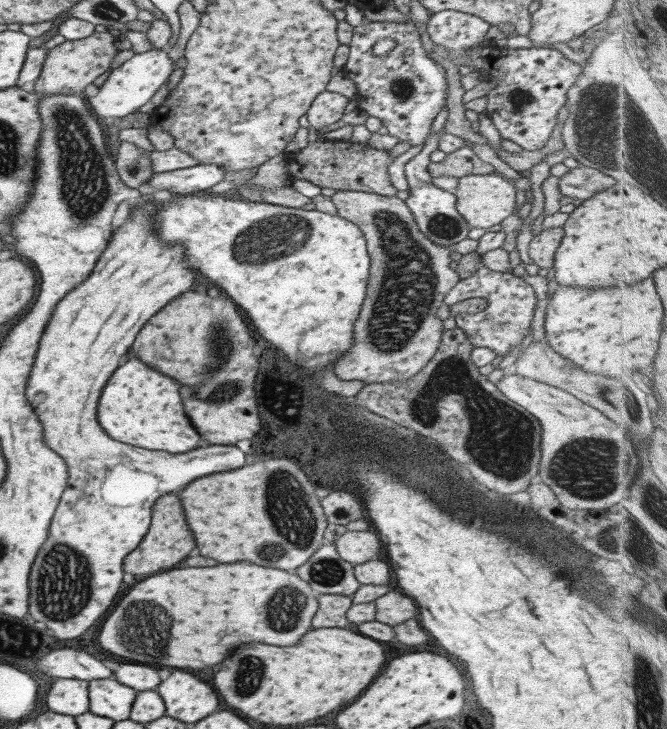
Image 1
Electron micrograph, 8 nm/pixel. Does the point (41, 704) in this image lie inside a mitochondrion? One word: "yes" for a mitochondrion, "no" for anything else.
no

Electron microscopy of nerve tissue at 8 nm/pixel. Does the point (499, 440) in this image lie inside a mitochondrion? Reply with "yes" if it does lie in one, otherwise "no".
yes

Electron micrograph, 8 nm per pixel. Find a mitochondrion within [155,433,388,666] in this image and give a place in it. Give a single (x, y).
(287, 506)

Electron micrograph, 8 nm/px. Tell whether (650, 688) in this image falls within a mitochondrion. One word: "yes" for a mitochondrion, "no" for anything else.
yes

